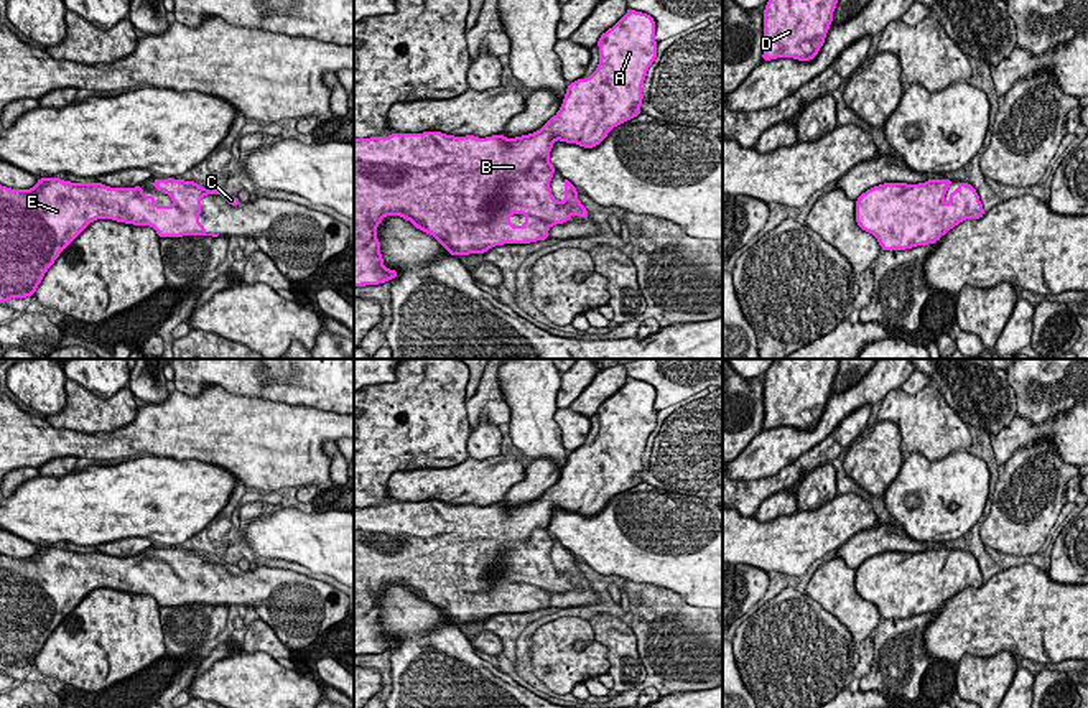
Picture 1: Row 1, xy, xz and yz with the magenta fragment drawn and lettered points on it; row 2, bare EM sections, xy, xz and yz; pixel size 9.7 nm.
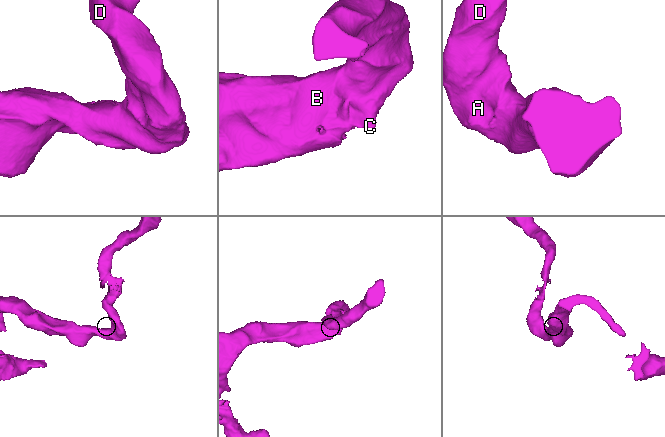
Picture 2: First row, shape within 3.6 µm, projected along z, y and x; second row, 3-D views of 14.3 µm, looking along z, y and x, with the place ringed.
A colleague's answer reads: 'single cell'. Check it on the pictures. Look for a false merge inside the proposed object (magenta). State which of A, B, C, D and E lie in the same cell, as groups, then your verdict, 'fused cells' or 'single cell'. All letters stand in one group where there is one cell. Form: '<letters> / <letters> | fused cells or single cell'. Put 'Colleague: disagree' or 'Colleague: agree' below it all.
A B C D E | single cell
Colleague: agree

